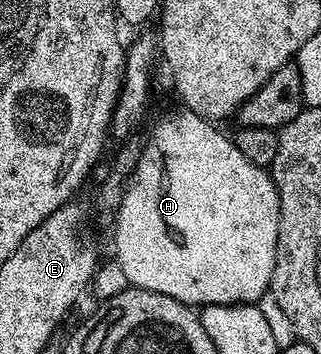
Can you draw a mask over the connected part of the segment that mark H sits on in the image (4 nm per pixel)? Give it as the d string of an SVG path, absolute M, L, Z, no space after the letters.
M187 110L168 112L152 128L148 141L143 141L140 157L132 177L128 180L126 194L122 194L122 206L118 206L118 214L114 221L116 228L116 260L120 263L120 272L127 283L134 288L154 290L158 294L166 294L178 302L189 306L205 304L256 304L260 297L269 291L274 262L276 261L276 243L278 242L278 222L280 221L280 203L278 190L274 186L271 175L265 169L254 166L242 150L228 137L219 132L217 125L211 120L204 120L198 114Z

